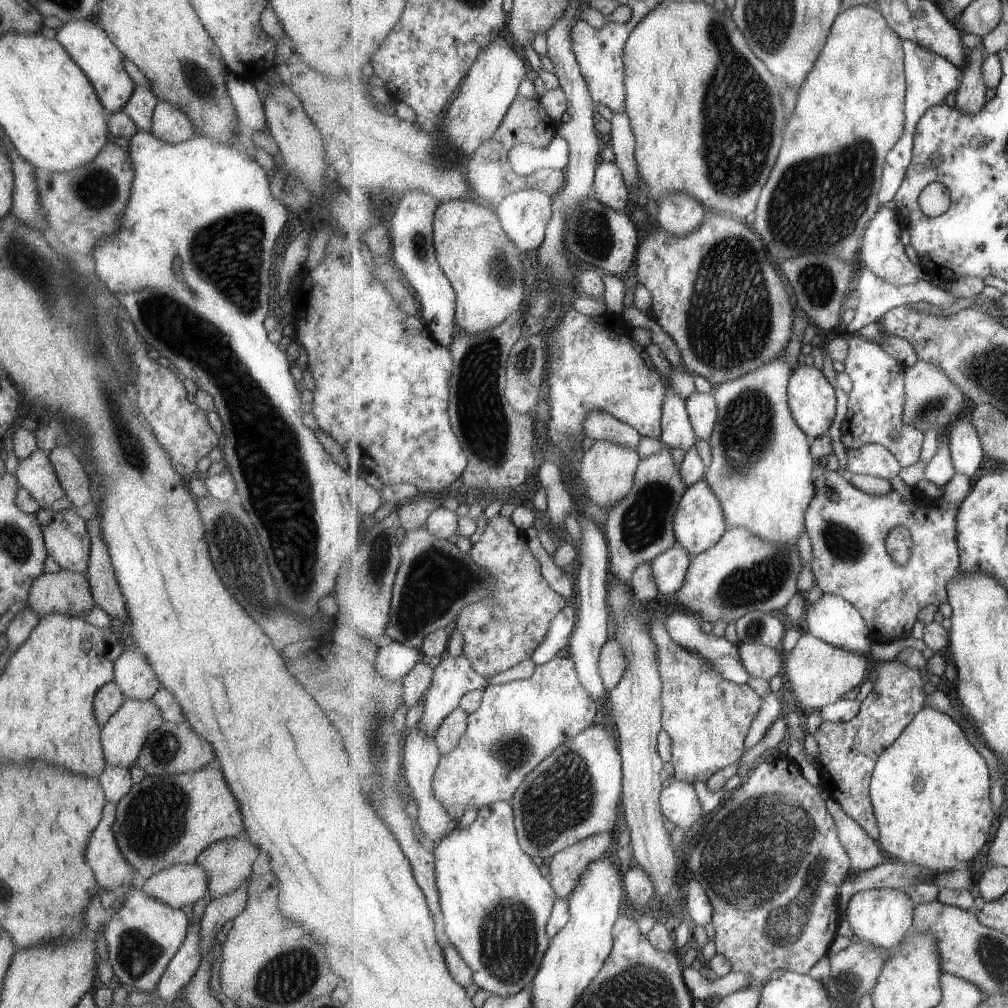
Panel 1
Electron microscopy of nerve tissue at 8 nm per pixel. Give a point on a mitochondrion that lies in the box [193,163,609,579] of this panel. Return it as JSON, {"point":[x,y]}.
{"point":[479,410]}

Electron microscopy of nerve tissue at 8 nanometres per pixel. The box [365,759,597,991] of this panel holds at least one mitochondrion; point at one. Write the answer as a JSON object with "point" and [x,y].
{"point":[507,932]}

